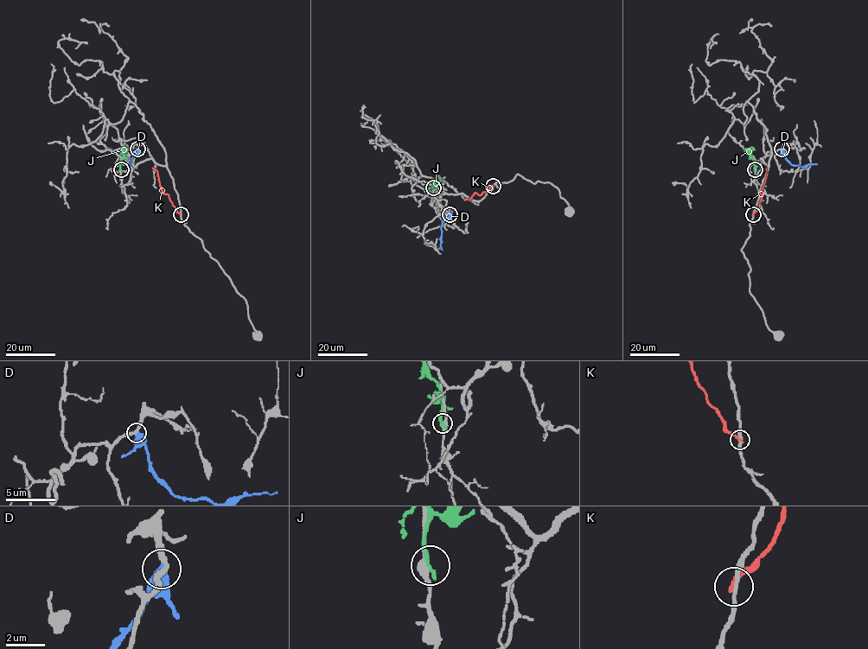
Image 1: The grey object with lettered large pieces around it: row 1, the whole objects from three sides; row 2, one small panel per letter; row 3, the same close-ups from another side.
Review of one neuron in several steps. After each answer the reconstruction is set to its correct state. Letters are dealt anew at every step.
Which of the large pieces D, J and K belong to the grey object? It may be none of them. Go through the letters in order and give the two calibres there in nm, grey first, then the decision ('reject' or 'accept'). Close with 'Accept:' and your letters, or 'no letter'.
D: 240 nm thick on the grey side, 600 nm on the other; reject
J: 360 nm thick on the grey side, 240 nm on the other; reject
K: 220 nm thick on the grey side, 240 nm on the other; reject
Accept: no letter

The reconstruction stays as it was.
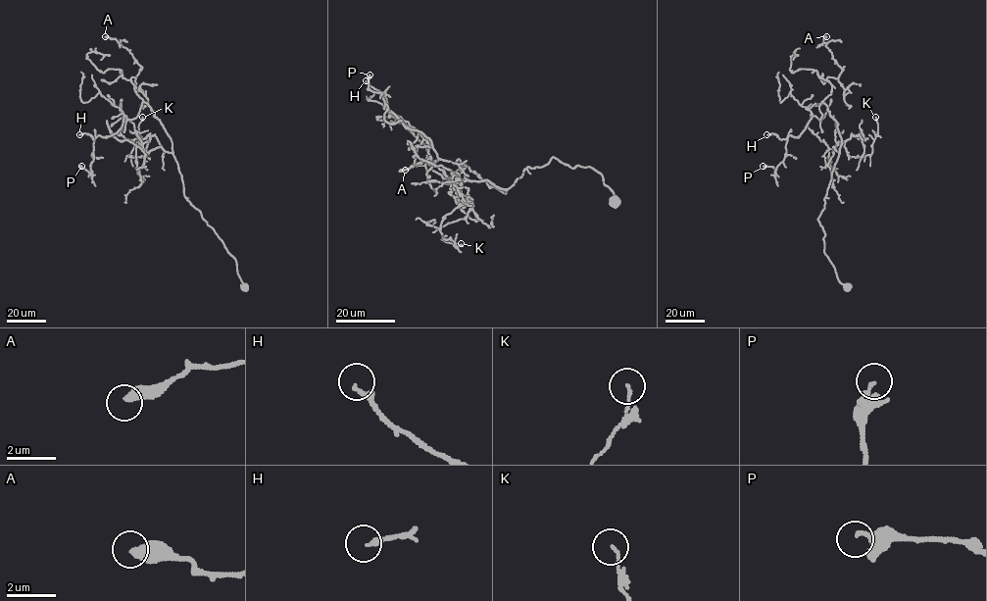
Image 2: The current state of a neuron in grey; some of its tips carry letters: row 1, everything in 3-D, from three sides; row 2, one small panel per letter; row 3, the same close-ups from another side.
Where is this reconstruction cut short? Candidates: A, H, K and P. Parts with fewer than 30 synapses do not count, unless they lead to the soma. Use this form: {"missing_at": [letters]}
{"missing_at": []}

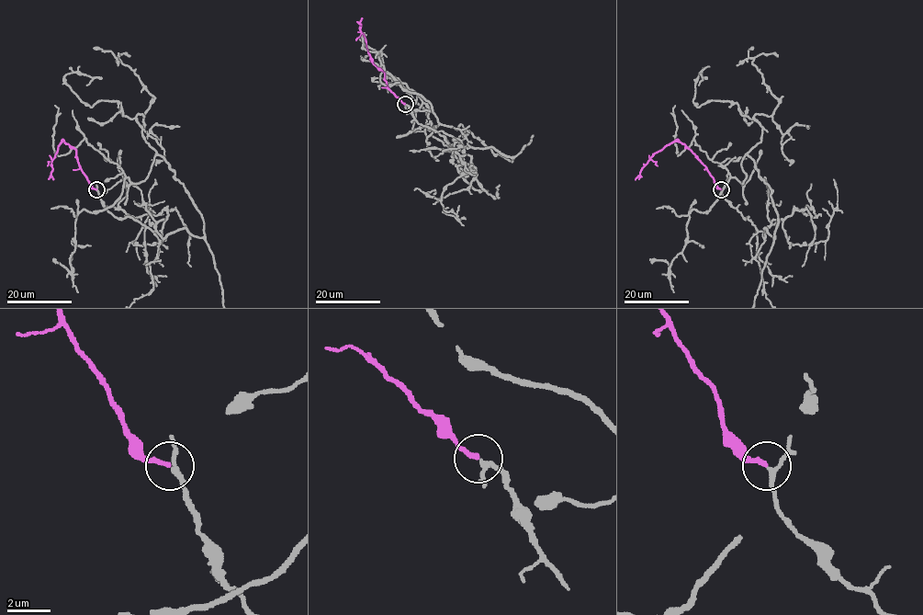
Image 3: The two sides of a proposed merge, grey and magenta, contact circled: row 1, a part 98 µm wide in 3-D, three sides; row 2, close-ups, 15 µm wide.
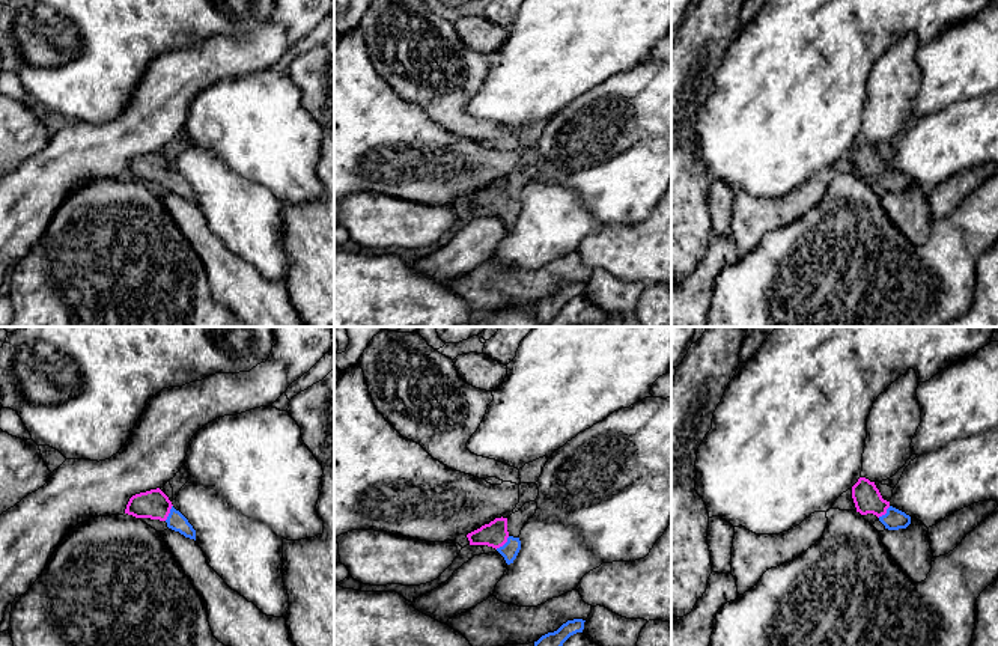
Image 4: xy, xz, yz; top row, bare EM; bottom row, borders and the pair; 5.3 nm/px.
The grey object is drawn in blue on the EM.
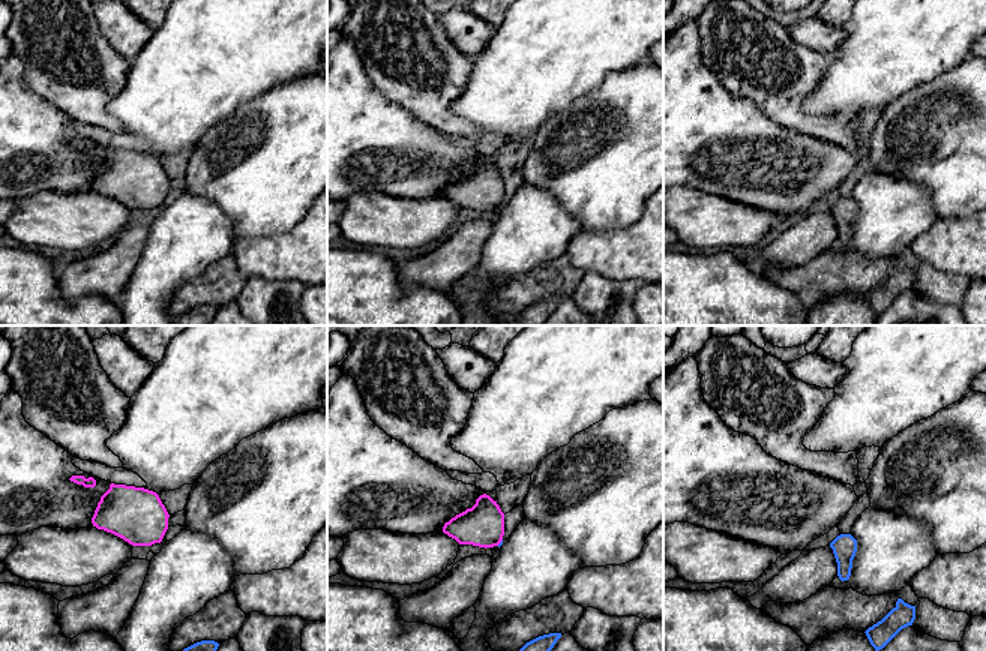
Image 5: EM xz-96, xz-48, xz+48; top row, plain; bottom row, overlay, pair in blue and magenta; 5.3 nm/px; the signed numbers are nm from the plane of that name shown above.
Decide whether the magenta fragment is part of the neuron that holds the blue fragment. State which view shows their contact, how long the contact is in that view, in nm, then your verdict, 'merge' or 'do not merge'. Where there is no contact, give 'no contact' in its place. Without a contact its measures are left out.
contact in xz; length 100 nm; merge

